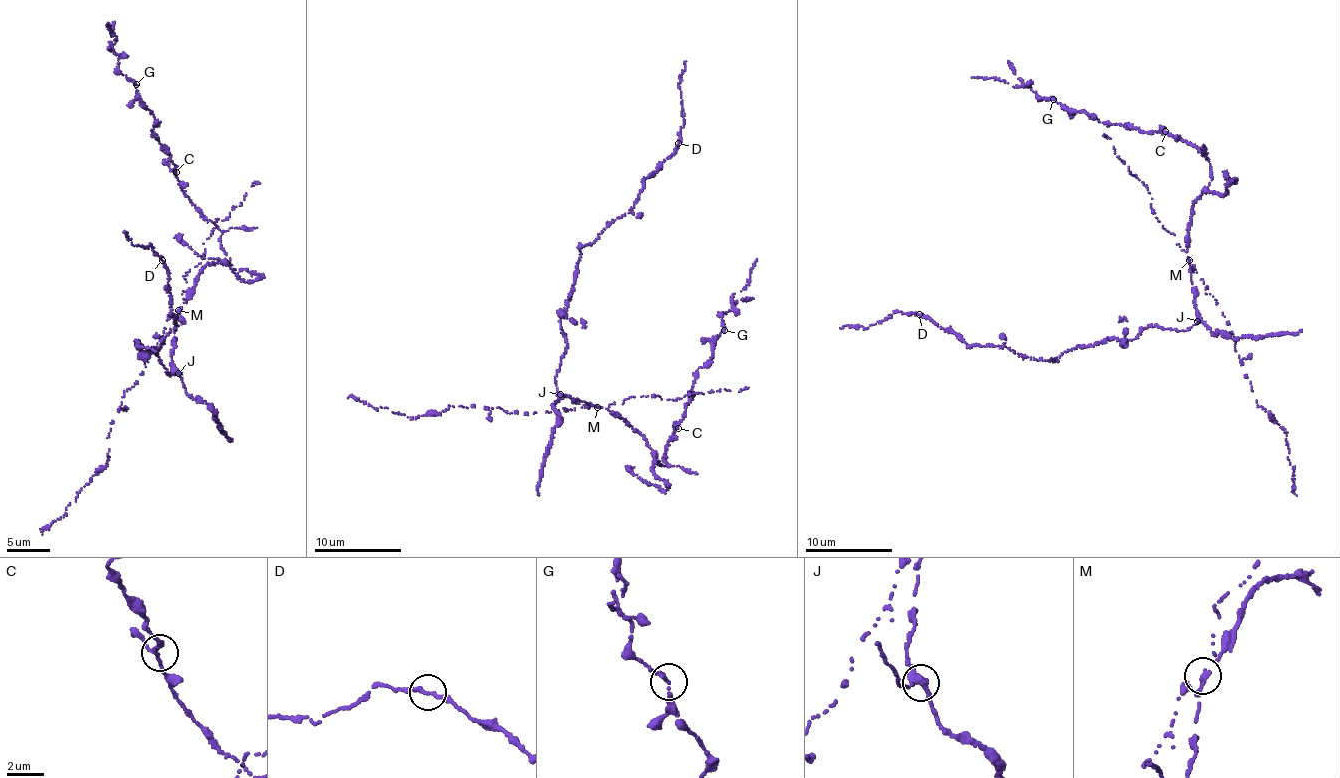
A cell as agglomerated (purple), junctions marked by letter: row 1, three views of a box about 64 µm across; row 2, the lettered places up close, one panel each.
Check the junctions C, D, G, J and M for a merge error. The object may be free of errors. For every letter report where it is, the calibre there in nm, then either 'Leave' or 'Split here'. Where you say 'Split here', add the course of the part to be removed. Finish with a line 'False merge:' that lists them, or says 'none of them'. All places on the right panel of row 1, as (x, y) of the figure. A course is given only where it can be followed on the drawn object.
C: Place: (1165, 131). Thickness 190 nm. Leave
D: Place: (919, 314). Thickness 240 nm. Leave
G: Place: (1053, 99). Thickness 240 nm. Leave
J: Place: (1197, 321). Thickness 300 nm. Leave
M: Place: (1189, 260). Thickness 160 nm. Split here. Course of the part to remove: (1190, 260), (1234, 337), (1256, 402), (1286, 435), (1296, 495)
False merge: M

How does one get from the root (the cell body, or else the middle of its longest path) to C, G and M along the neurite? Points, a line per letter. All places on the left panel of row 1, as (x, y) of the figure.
C: (174, 333), (176, 316), (200, 270), (230, 260), (220, 246), (222, 232), (190, 202), (176, 172)
G: (174, 333), (200, 270), (230, 258), (220, 246), (222, 232), (178, 184), (136, 84)
M: (174, 333), (178, 310)

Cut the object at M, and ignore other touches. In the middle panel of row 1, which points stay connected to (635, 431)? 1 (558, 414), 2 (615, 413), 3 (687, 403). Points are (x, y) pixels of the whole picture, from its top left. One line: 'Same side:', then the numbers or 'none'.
Same side: 1, 2, 3

